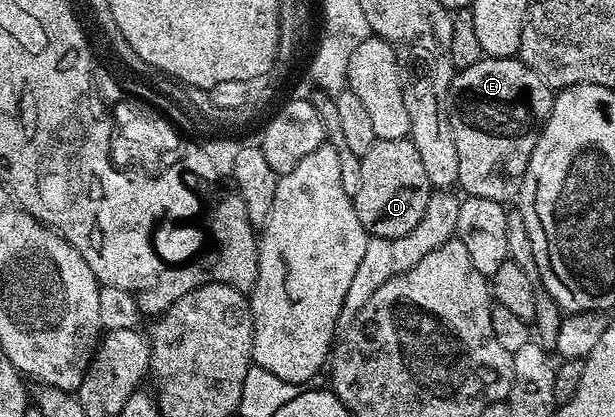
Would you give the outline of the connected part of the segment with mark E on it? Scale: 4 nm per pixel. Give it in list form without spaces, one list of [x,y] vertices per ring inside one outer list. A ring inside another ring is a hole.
[[[504,56],[483,58],[480,62],[476,62],[476,66],[463,68],[455,75],[453,82],[450,83],[450,121],[454,131],[456,154],[460,157],[460,174],[458,175],[457,187],[459,189],[463,188],[463,193],[466,196],[492,198],[492,202],[500,202],[503,205],[517,197],[524,182],[524,174],[528,170],[528,162],[532,158],[532,150],[536,150],[536,142],[540,138],[542,127],[546,124],[546,119],[550,117],[550,111],[554,105],[554,97],[555,93],[542,81],[540,74],[536,74],[523,60],[517,58],[507,58]]]

